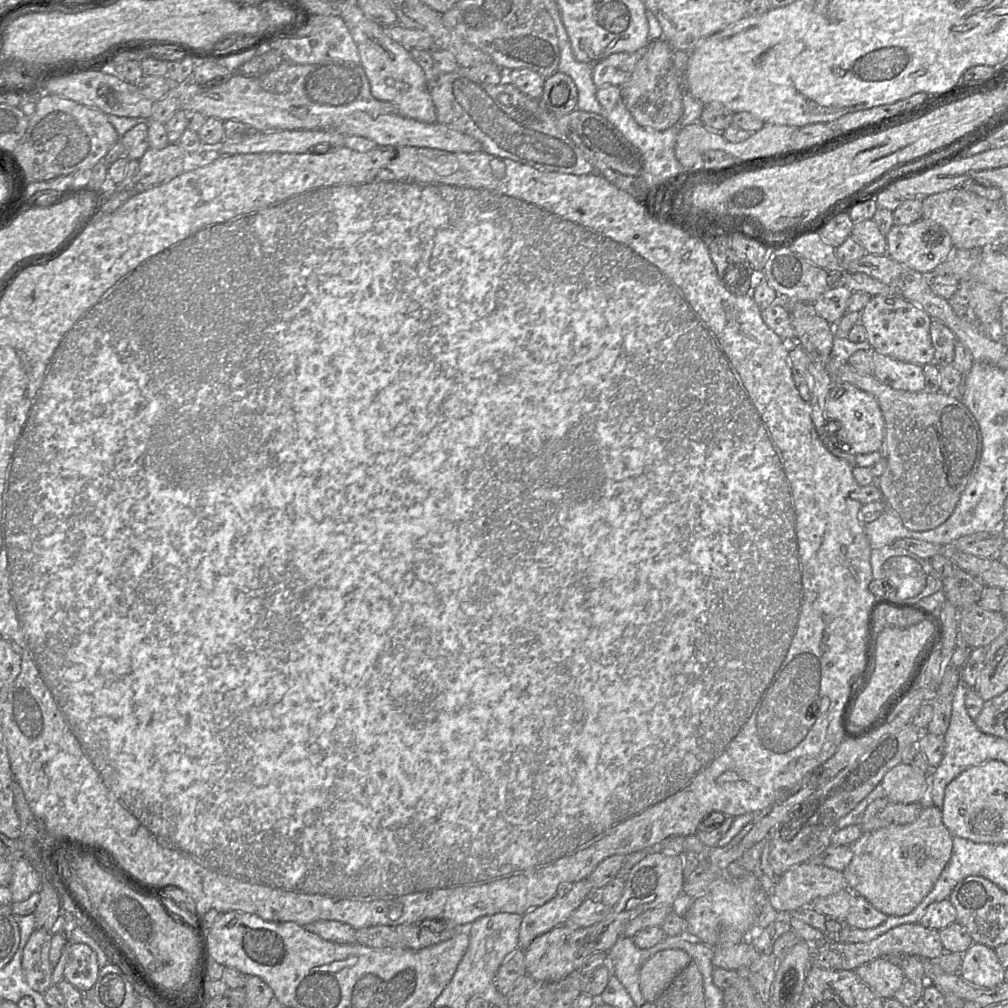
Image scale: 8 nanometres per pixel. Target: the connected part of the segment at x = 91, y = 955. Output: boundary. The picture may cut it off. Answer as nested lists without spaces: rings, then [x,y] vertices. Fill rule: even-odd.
[[[72,943],[64,979],[80,991],[87,991],[95,985],[99,971],[96,953],[84,943]]]

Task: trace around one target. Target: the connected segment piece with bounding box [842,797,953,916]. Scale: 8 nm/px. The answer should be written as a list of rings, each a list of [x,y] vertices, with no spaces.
[[[927,797],[920,803],[924,803],[924,808],[914,822],[863,833],[851,845],[853,857],[842,872],[846,889],[865,898],[886,916],[903,916],[912,912],[930,892],[952,855],[953,835],[943,823],[941,809],[932,805]]]

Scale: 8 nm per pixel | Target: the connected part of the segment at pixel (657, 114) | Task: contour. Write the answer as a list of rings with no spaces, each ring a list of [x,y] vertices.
[[[663,37],[650,40],[629,80],[621,87],[622,99],[635,121],[643,127],[666,130],[683,114],[684,77],[674,62],[675,49]]]

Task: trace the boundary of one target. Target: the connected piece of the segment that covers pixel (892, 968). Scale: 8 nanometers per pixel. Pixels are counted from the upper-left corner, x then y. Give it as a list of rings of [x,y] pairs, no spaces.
[[[878,958],[859,966],[859,978],[882,999],[894,997],[906,980],[901,968],[890,958]]]

